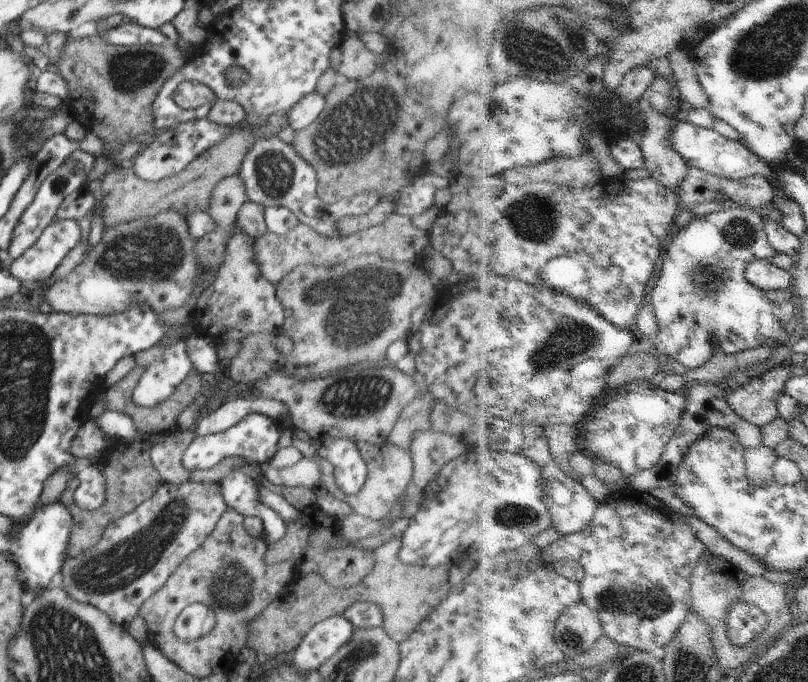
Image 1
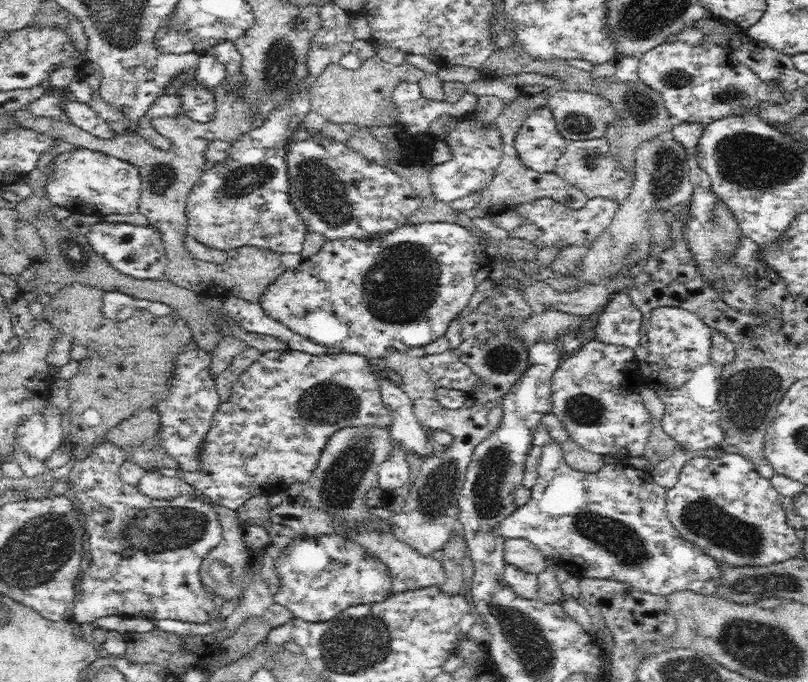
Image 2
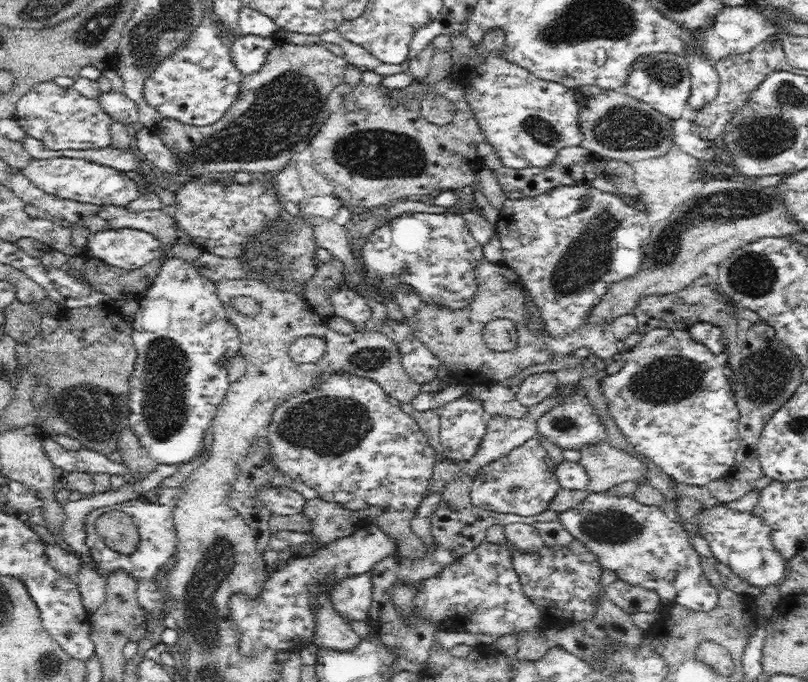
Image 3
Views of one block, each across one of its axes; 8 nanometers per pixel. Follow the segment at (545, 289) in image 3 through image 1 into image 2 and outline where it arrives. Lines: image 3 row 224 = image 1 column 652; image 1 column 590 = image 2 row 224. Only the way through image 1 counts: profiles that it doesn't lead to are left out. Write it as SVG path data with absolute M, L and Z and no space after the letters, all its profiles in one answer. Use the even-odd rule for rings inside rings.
M600 197L588 199L580 210L572 210L553 198L537 198L519 206L525 221L522 226L515 228L510 236L530 240L538 248L552 245L557 241L564 241L564 246L585 241L591 244L598 232L610 222L616 208L616 203Z

